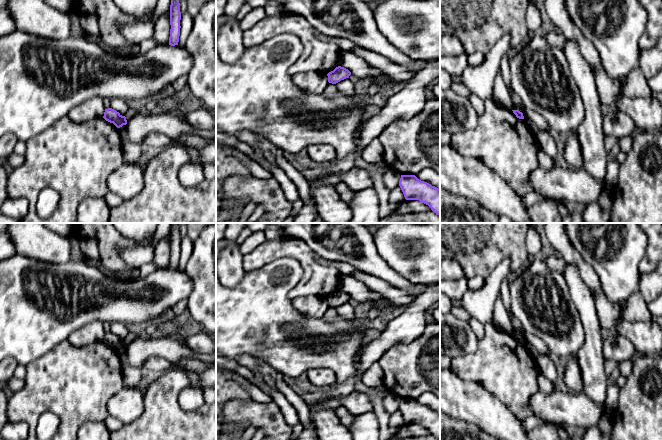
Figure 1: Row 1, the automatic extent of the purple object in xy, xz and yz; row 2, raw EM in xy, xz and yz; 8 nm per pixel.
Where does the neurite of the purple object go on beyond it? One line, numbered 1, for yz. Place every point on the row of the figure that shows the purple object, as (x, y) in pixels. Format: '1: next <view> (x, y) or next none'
1: next none

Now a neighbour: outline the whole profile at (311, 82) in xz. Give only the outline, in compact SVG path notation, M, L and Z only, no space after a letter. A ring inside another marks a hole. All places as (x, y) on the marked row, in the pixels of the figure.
M302 72L292 76L295 86L308 93L323 93L328 86L328 76L323 73Z

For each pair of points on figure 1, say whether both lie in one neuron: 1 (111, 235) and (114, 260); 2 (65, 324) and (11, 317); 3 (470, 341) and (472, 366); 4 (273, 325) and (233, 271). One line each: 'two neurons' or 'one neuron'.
1: one neuron
2: one neuron
3: two neurons
4: two neurons

